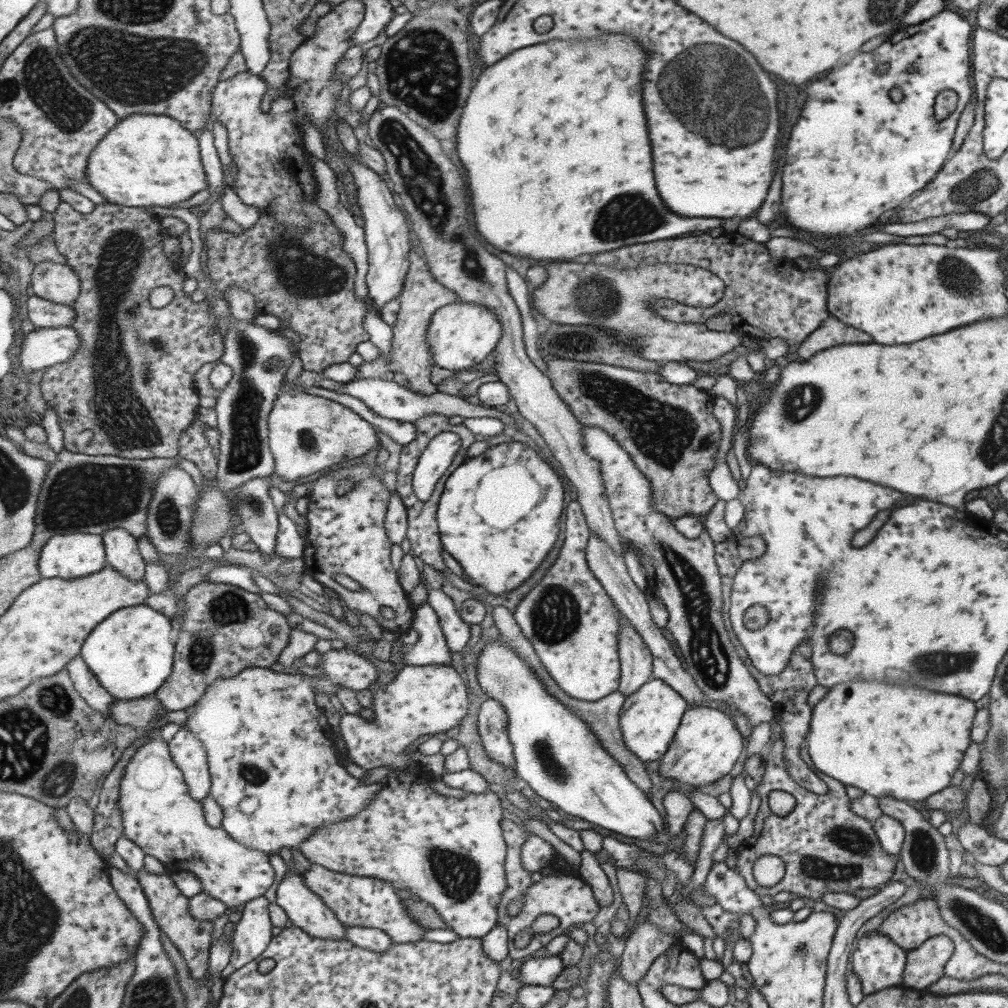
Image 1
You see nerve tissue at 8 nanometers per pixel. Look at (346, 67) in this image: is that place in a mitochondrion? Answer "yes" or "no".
no

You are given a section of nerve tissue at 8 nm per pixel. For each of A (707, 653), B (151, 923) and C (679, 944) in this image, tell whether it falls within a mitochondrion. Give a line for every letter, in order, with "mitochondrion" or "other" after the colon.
A: mitochondrion
B: other
C: other

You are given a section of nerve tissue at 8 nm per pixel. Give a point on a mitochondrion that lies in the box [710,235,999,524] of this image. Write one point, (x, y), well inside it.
(958, 276)

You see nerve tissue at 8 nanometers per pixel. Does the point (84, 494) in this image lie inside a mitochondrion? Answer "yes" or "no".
yes

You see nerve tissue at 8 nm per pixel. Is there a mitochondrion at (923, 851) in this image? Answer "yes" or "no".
yes

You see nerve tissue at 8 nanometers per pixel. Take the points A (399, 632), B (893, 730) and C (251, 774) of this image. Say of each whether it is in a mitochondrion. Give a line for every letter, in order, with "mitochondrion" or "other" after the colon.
A: other
B: other
C: mitochondrion

